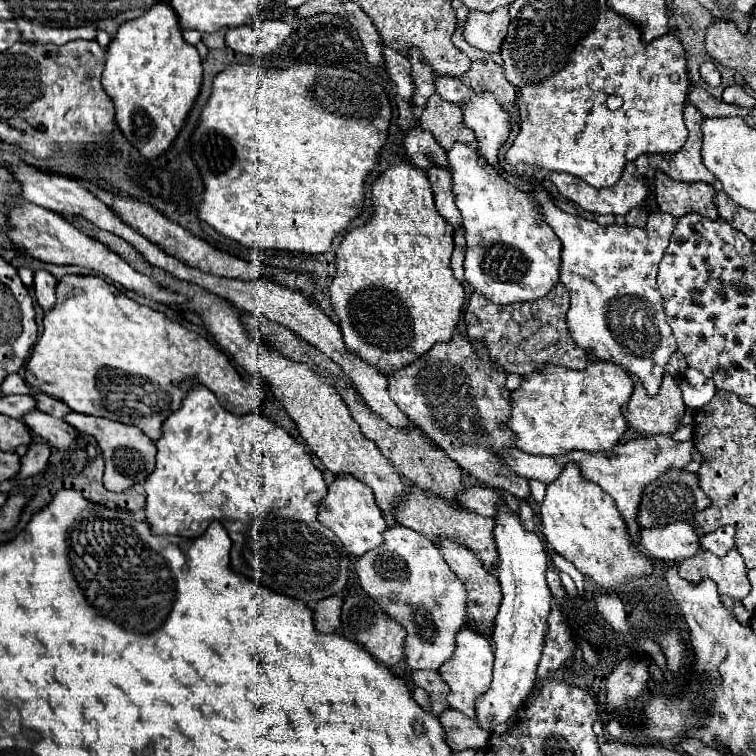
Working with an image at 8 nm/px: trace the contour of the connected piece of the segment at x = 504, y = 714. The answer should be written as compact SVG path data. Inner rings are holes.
M498 504L494 516L494 540L498 550L498 582L502 588L502 604L494 620L494 680L486 696L478 700L476 720L484 730L512 718L524 704L536 682L536 668L544 648L544 636L548 632L548 612L552 608L552 594L546 584L548 558L540 538L534 532L522 528L520 518L510 506Z

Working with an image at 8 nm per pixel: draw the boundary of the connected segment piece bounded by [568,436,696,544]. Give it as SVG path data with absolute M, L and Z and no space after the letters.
M648 436L648 438L636 438L636 440L628 440L624 444L614 446L614 450L602 452L602 454L590 454L590 452L576 452L572 450L568 454L568 460L578 462L582 476L590 482L596 482L606 494L610 494L616 502L618 512L622 514L624 522L626 522L626 530L630 540L636 544L638 542L638 532L640 526L636 522L638 518L638 508L640 508L640 500L642 500L642 492L644 488L654 482L656 478L660 478L662 474L666 474L670 468L684 468L686 464L692 462L692 454L694 454L694 442L676 442L670 436Z

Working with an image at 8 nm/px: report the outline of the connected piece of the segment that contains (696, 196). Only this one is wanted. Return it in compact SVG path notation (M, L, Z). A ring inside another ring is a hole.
M656 170L654 176L654 192L656 202L662 212L680 218L688 212L698 212L706 218L716 218L718 210L714 204L714 186L706 182L678 182L672 180L662 170Z

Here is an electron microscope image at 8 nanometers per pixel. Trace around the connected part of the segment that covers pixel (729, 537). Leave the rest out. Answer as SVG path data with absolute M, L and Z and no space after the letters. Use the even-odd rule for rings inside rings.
M722 526L716 532L704 534L700 538L700 546L716 556L724 556L730 548L734 548L734 526Z

